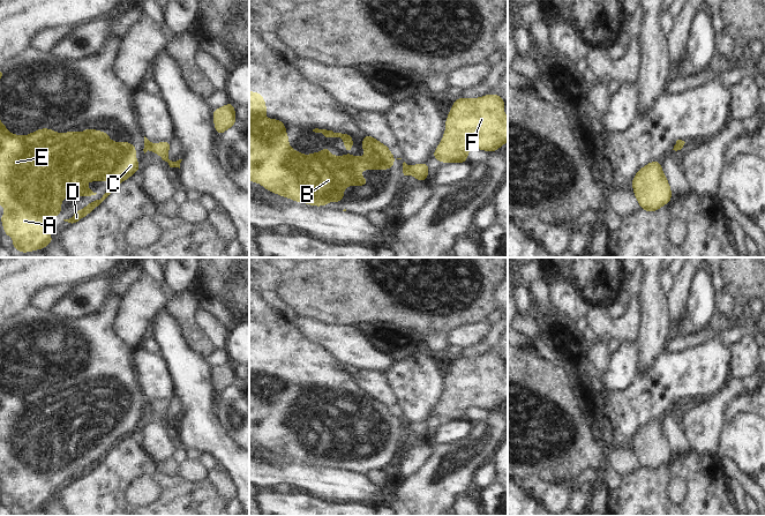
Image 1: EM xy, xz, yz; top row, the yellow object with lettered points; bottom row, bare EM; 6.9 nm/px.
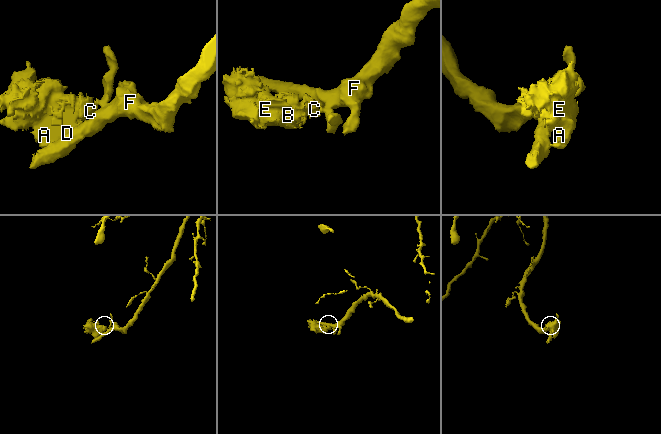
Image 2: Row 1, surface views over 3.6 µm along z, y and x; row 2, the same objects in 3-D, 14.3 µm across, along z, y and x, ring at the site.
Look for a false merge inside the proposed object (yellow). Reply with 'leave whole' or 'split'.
split

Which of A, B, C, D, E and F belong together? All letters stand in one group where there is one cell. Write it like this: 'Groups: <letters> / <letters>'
Groups: A B C D E / F.

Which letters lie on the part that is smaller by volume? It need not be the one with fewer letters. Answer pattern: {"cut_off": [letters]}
{"cut_off": ["A", "B", "C", "D", "E"]}

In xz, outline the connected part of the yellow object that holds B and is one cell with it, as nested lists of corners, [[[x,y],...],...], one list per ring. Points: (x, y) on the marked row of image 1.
[[[249,91],[249,181],[262,185],[267,190],[295,202],[315,207],[327,207],[328,201],[343,202],[345,186],[368,186],[369,180],[360,177],[361,170],[390,170],[396,157],[389,147],[372,135],[362,137],[362,151],[366,158],[358,156],[331,156],[330,148],[323,147],[321,154],[313,151],[303,156],[288,145],[287,127],[277,119],[267,119],[265,99],[256,91]]]

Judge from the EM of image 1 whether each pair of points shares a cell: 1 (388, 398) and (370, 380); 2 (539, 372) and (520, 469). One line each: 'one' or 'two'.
1: one
2: one

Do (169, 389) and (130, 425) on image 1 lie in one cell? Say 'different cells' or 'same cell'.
different cells

